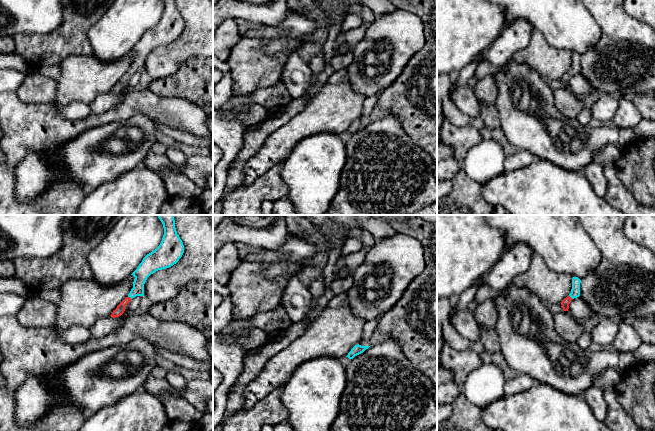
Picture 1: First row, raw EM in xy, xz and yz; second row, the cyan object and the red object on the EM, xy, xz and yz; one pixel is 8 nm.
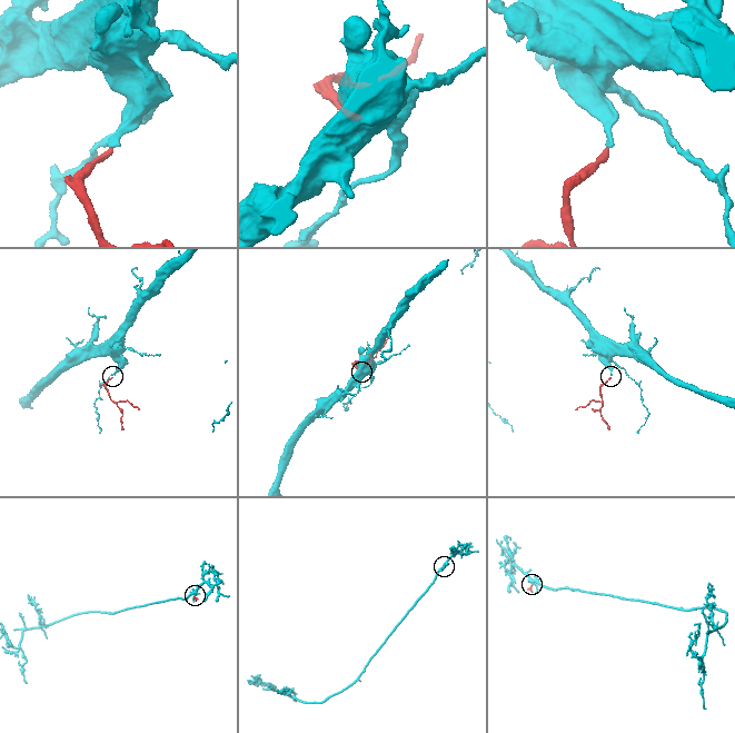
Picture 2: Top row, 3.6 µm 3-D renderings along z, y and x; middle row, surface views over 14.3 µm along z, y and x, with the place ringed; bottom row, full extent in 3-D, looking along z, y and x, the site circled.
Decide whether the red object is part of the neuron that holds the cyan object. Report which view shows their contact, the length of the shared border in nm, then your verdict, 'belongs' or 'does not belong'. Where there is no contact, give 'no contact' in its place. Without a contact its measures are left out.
meets cyan in xy; contact 40 nm long; belongs

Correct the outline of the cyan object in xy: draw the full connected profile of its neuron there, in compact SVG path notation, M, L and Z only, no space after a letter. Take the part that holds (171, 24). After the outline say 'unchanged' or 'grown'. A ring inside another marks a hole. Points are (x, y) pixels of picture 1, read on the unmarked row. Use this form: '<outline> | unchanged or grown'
M163 0L164 11L160 21L151 29L147 30L138 44L131 50L135 53L133 64L128 72L117 82L110 91L119 93L126 81L136 72L144 72L144 60L147 54L158 46L169 44L176 40L184 29L184 21L177 10L175 0Z | grown

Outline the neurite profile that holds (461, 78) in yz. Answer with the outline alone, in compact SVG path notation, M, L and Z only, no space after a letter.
M471 61L462 70L455 74L455 86L462 87L468 83L468 80L475 75L475 70L481 62Z

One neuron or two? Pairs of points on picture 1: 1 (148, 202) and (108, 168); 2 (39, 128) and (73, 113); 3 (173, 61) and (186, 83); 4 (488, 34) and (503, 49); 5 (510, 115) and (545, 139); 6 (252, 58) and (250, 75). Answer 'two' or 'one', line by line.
1: two
2: two
3: two
4: two
5: one
6: one

